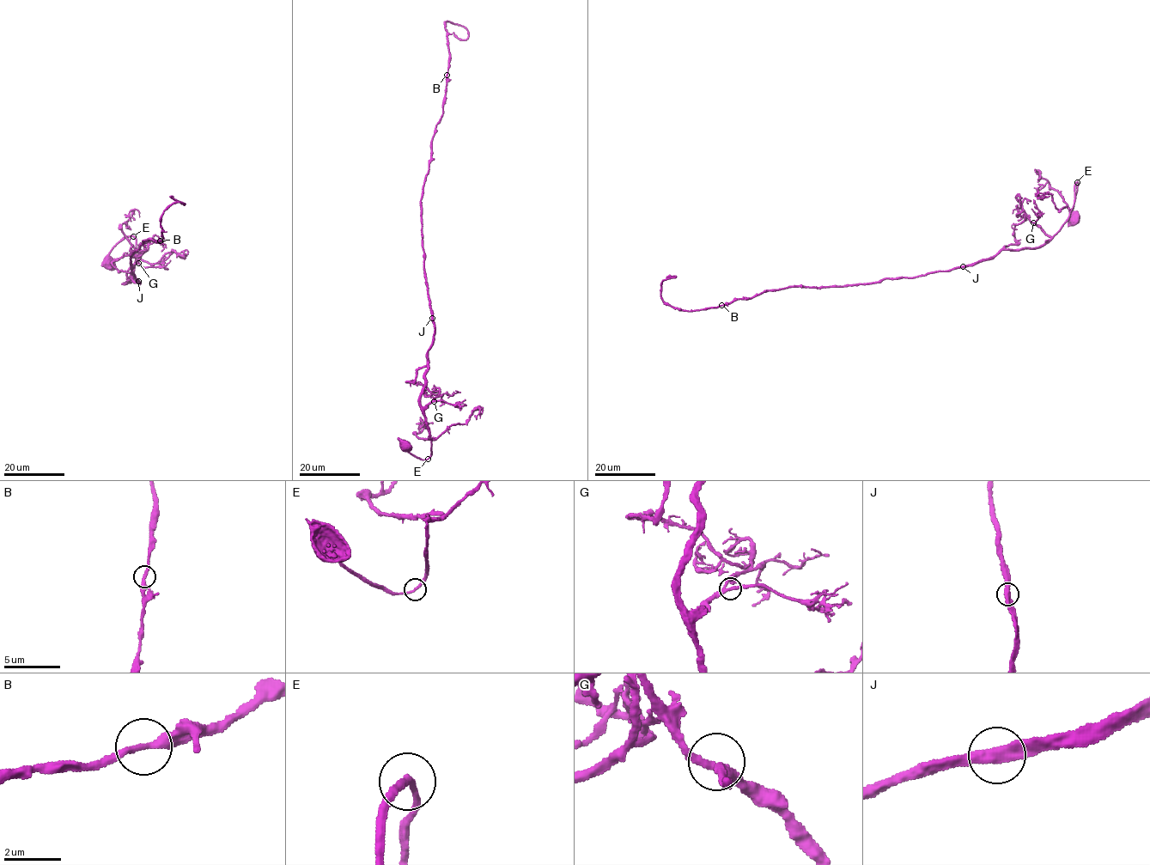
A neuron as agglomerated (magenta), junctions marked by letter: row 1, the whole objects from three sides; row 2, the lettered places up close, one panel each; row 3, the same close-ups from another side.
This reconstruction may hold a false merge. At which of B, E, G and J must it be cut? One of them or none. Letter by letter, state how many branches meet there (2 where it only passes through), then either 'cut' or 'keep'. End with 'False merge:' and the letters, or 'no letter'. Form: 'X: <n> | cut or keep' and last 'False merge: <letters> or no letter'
B: 2 | keep
E: 2 | keep
G: 3 | keep
J: 2 | keep
False merge: no letter

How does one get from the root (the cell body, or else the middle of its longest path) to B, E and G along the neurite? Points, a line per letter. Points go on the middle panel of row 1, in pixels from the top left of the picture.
B: (404, 447), (422, 459), (431, 454), (420, 404), (435, 328), (423, 270), (421, 198), (447, 75)
E: (404, 447), (403, 449), (405, 447), (415, 456), (428, 459)
G: (404, 447), (403, 449), (405, 447), (406, 450), (422, 459), (431, 454), (431, 436), (423, 408), (434, 401)

